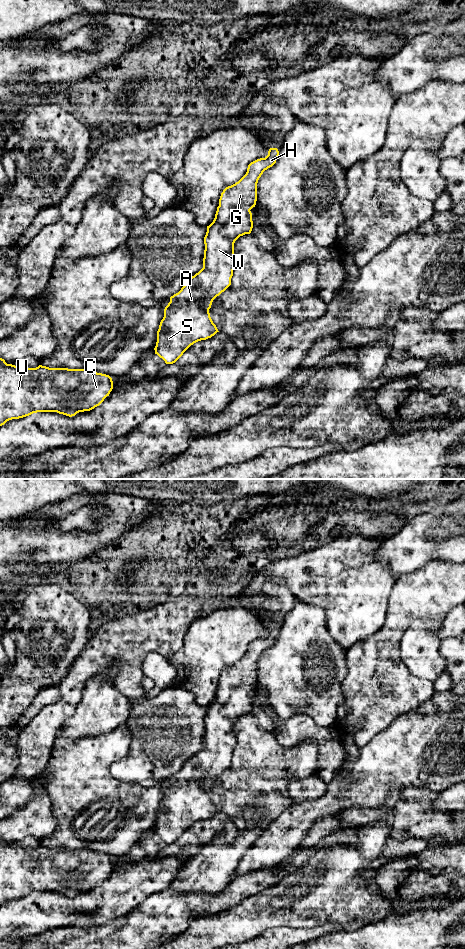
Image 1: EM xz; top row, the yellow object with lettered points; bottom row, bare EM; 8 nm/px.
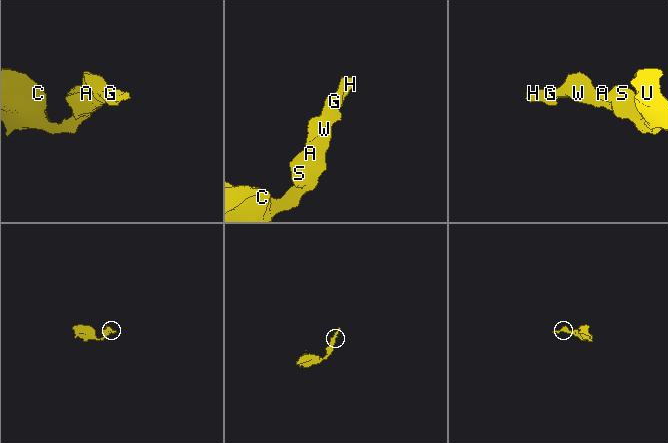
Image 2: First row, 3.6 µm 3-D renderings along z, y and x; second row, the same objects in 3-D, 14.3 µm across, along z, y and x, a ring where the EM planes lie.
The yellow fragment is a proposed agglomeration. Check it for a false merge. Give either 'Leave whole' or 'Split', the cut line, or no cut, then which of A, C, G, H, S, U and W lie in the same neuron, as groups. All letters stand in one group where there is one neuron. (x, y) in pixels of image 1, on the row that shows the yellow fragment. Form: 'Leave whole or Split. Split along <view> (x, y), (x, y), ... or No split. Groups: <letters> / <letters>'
Leave whole. No split. Groups: A C G H S U W

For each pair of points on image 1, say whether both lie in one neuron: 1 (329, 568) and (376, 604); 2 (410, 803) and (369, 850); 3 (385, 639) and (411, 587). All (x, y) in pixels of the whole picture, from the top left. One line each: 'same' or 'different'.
1: same
2: different
3: same

